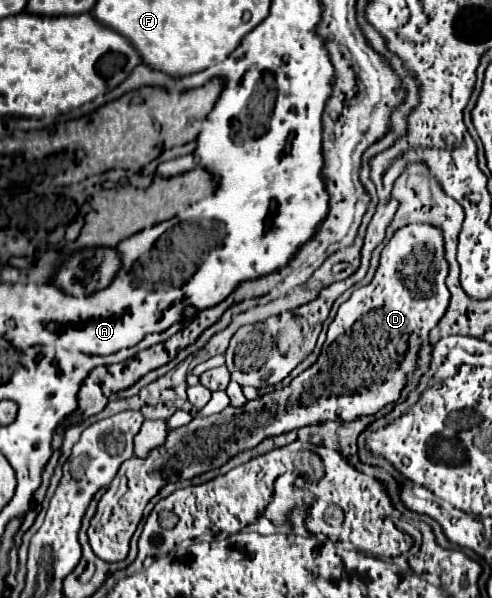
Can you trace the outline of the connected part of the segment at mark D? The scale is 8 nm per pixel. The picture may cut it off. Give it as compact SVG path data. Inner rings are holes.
M412 224L400 228L386 244L374 280L364 288L356 289L352 298L339 307L329 325L322 354L312 368L294 378L288 388L278 388L258 400L250 400L244 408L228 406L206 418L194 416L190 424L170 430L168 442L152 450L144 462L140 462L140 458L124 462L118 470L116 482L102 496L88 530L94 554L104 562L124 560L128 556L130 538L142 520L144 506L164 484L188 480L196 474L208 472L210 468L218 468L228 462L230 456L256 446L268 436L284 434L328 418L350 422L364 414L376 414L388 402L396 402L408 372L414 370L420 344L428 340L428 332L448 308L450 294L444 284L448 264L442 248L442 234L434 226ZM414 278L418 278L418 296ZM120 478L126 478L128 488L112 508L110 520L104 526L98 526L102 510L118 490Z

